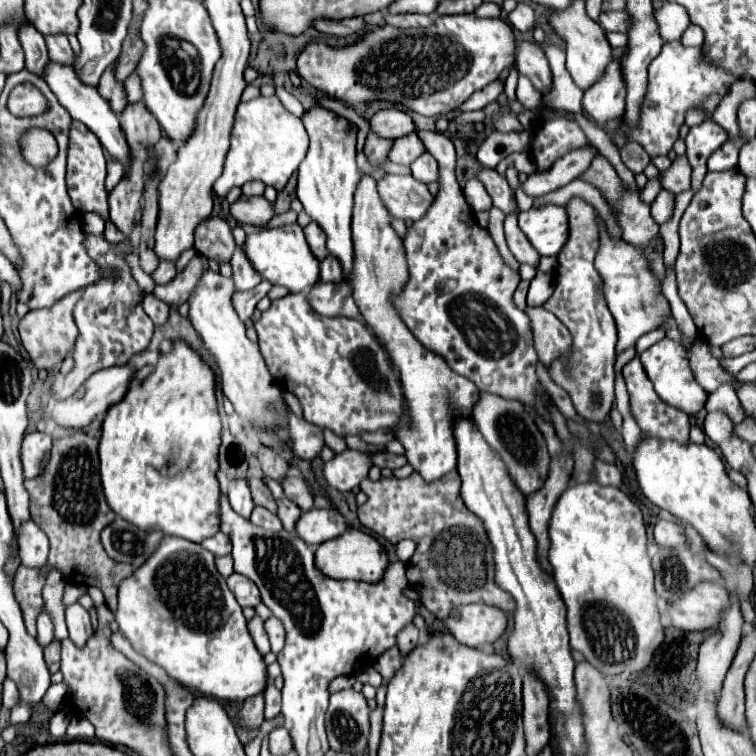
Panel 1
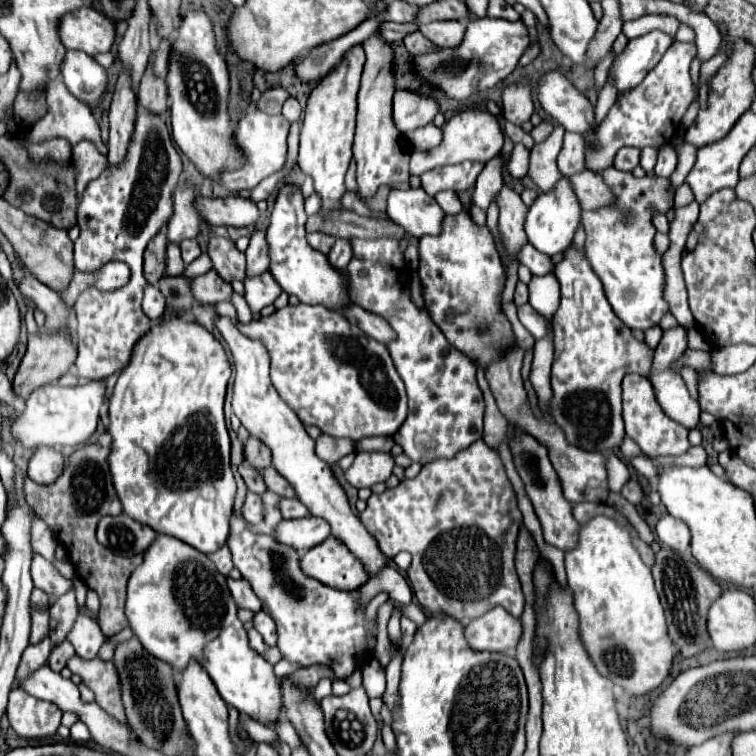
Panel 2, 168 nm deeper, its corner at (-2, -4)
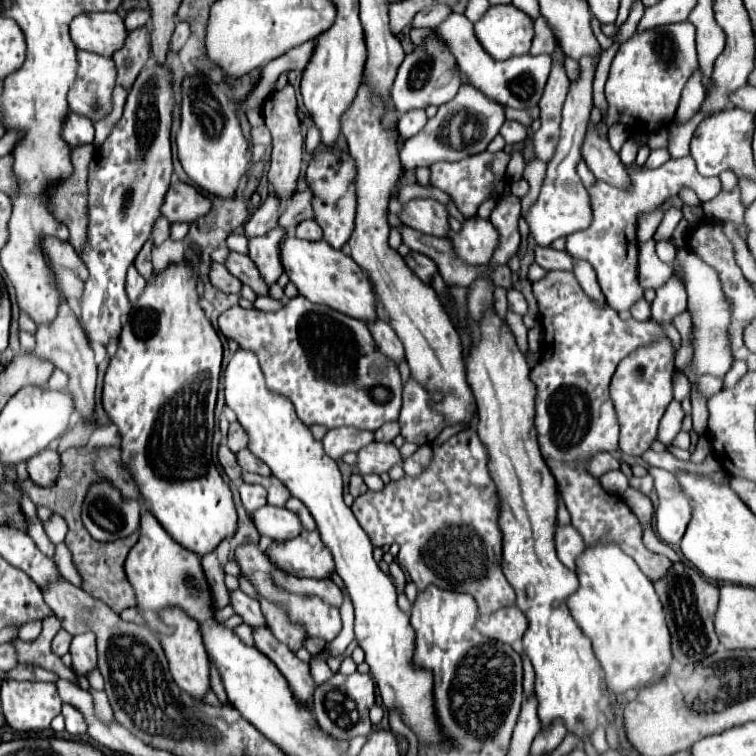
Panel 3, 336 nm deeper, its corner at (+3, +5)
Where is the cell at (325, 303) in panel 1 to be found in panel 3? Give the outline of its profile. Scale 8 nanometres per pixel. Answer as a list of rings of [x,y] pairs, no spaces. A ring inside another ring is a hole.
[[[373,320],[373,322],[367,322],[367,326],[369,326],[369,330],[373,334],[373,340],[377,342],[379,350],[387,358],[391,358],[395,362],[401,362],[405,358],[405,350],[401,346],[401,340],[397,338],[397,334],[391,330],[391,326],[387,322]]]

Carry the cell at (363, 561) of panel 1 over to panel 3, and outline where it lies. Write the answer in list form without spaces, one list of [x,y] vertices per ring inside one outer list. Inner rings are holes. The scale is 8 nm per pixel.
[[[303,530],[303,534],[299,534],[297,538],[273,542],[267,548],[267,556],[293,576],[331,578],[331,574],[335,572],[333,556],[329,554],[329,548],[321,542],[317,530]]]

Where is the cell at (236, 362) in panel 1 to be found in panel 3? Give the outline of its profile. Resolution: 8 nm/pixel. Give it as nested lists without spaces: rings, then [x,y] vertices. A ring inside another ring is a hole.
[[[237,350],[225,368],[225,400],[237,414],[237,420],[249,434],[249,450],[261,458],[277,476],[291,496],[299,498],[317,522],[321,540],[331,550],[337,574],[343,578],[355,606],[355,638],[365,652],[365,662],[377,682],[385,706],[397,706],[403,712],[403,722],[413,734],[425,742],[441,742],[441,730],[433,718],[433,676],[411,664],[415,648],[415,632],[409,616],[399,610],[397,594],[391,578],[381,572],[373,558],[373,544],[353,516],[351,508],[343,502],[343,478],[337,462],[329,458],[323,444],[313,438],[311,430],[297,418],[293,404],[265,386],[265,376],[259,368],[257,354]]]

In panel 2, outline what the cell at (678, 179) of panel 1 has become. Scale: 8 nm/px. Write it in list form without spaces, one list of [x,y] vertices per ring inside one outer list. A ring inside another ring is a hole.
[[[682,183],[678,189],[676,189],[676,195],[674,195],[674,205],[676,207],[684,207],[688,203],[694,201],[694,195],[690,191],[690,187],[686,187],[686,183]]]

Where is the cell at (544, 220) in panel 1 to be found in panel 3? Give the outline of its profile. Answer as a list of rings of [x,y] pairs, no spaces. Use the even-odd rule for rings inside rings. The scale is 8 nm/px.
[[[583,56],[577,60],[581,74],[579,78],[571,84],[565,106],[563,106],[563,118],[561,118],[561,134],[559,134],[559,144],[553,154],[553,158],[547,164],[547,172],[543,178],[541,192],[537,200],[531,204],[527,212],[523,212],[527,224],[529,224],[529,234],[539,246],[549,246],[553,240],[561,236],[569,236],[577,230],[583,230],[591,224],[591,206],[589,206],[589,196],[587,190],[581,182],[581,178],[575,172],[575,166],[581,158],[581,142],[587,130],[589,122],[589,112],[593,108],[593,96],[591,96],[591,86],[593,86],[593,74],[599,64],[599,56]]]

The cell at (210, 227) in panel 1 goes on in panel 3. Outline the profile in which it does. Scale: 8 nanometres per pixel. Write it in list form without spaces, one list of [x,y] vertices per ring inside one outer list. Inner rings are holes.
[[[229,252],[227,260],[225,260],[225,268],[239,278],[243,284],[249,284],[257,294],[265,294],[267,296],[267,288],[259,276],[257,266],[251,262],[251,258],[247,254],[239,254],[239,252]]]

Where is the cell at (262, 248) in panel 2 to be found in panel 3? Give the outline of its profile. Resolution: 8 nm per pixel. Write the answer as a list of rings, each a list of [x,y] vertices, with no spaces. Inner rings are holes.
[[[269,194],[269,198],[257,208],[257,212],[245,222],[245,238],[257,238],[267,234],[277,226],[277,220],[281,216],[281,204],[275,194]]]

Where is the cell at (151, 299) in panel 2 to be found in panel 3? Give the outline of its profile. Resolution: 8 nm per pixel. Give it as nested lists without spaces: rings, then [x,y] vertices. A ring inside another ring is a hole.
[[[131,266],[129,272],[127,272],[127,296],[129,296],[129,300],[131,300],[133,304],[137,302],[137,298],[139,298],[141,292],[145,290],[145,286],[147,286],[145,278],[141,278],[141,274],[137,274],[135,266]]]

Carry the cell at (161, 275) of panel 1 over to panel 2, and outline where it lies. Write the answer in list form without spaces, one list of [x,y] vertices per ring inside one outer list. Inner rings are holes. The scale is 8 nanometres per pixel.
[[[168,243],[168,247],[166,247],[166,273],[180,275],[182,271],[184,271],[184,261],[180,257],[180,245]]]

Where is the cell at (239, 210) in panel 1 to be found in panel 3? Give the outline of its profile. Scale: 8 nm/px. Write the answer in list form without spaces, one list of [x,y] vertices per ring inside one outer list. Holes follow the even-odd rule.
[[[171,182],[169,192],[165,194],[165,202],[161,206],[163,216],[169,218],[169,222],[195,222],[197,218],[205,216],[209,212],[209,198],[203,196],[195,186],[185,182]]]

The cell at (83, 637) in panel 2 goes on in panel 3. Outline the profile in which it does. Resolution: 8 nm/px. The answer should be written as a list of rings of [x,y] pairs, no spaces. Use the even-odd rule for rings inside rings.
[[[83,632],[73,636],[69,654],[73,658],[73,670],[77,674],[87,676],[89,670],[97,666],[97,650],[95,650],[95,634],[93,632]]]

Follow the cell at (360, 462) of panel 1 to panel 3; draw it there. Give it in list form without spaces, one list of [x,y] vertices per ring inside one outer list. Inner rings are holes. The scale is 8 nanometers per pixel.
[[[371,442],[369,446],[357,452],[357,470],[361,476],[389,472],[399,462],[401,462],[399,450],[391,442],[389,444]]]

